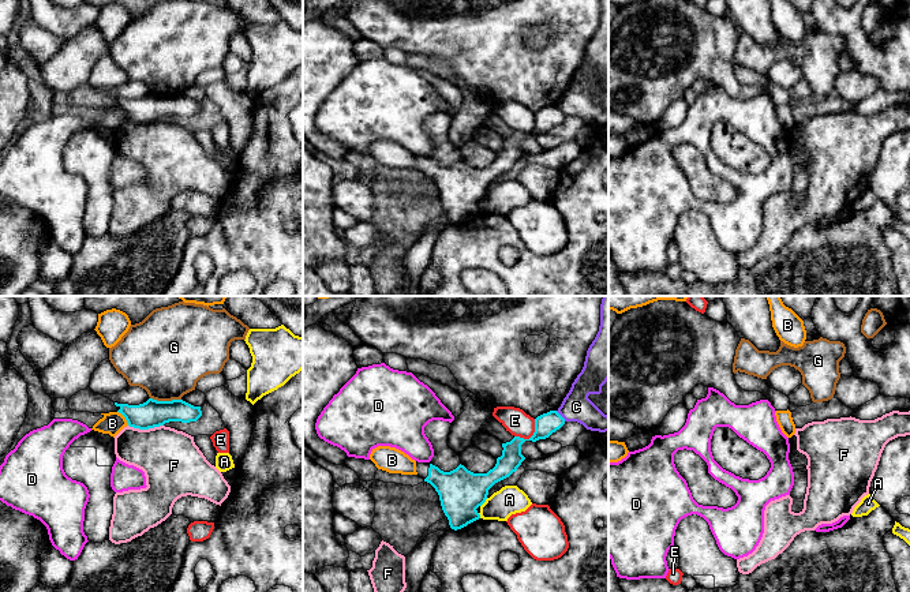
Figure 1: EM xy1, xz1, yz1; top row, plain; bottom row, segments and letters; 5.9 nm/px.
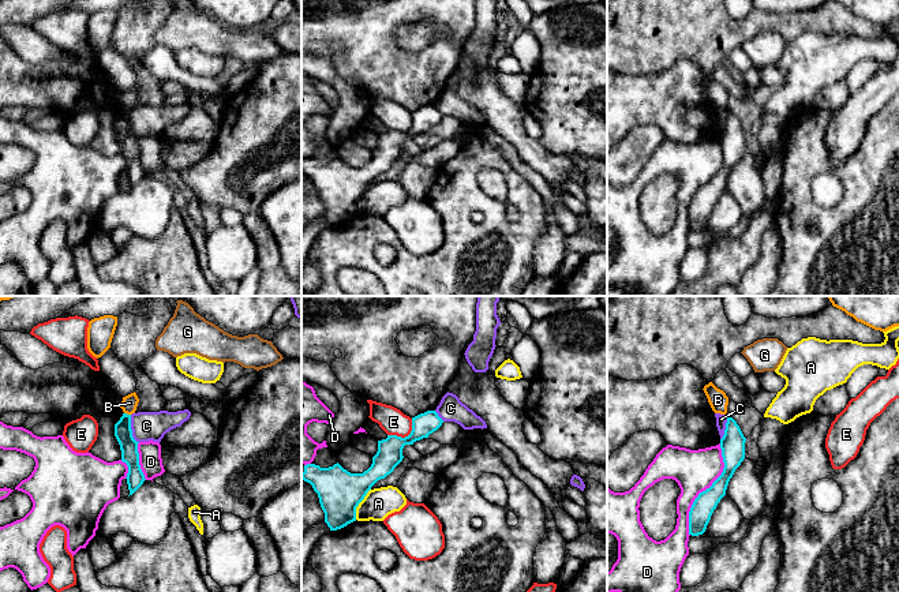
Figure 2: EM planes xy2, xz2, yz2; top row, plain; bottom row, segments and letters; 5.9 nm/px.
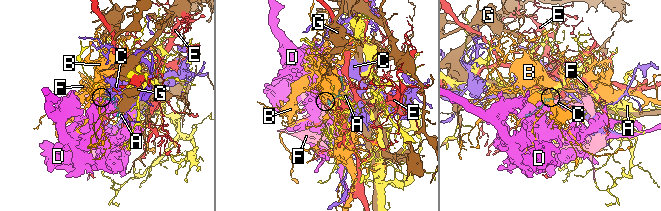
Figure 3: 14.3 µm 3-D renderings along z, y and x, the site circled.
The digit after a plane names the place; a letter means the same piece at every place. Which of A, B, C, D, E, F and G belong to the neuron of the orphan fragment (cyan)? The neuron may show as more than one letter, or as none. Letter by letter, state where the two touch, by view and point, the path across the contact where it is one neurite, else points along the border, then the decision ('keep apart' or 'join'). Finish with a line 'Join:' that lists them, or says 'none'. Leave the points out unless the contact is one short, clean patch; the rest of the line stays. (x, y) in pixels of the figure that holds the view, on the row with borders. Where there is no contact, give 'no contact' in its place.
A: meets cyan in xz2 at (359, 502); border along xz2 (370, 489), (356, 508), (355, 519); keep apart
B: meets cyan in xy1 at (124, 416); keep apart
C: meets cyan in xy2 at (130, 428); border along xy2 (130, 415), (131, 435), (138, 442); keep apart
D: meets cyan in yz2 at (705, 490); keep apart
E: meets cyan in xz2 at (405, 437); border along xz2 (412, 419), (412, 430), (407, 435), (388, 435); keep apart
F: meets cyan in xy1 at (146, 428); keep apart
G: meets cyan in xy1 at (165, 401); border along xy1 (150, 397), (157, 400), (180, 400); keep apart
Join: none

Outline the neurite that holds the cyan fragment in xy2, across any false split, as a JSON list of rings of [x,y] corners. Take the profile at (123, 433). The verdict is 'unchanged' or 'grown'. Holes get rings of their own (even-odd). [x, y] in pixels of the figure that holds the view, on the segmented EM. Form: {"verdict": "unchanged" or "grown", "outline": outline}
{"verdict": "unchanged", "outline": [[[123,413],[115,424],[115,436],[120,445],[121,461],[127,464],[127,484],[130,495],[132,495],[146,480],[139,465],[138,443],[132,436],[131,415]]]}

